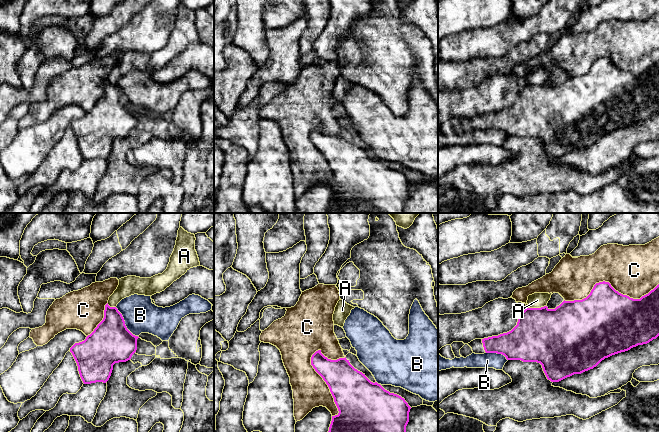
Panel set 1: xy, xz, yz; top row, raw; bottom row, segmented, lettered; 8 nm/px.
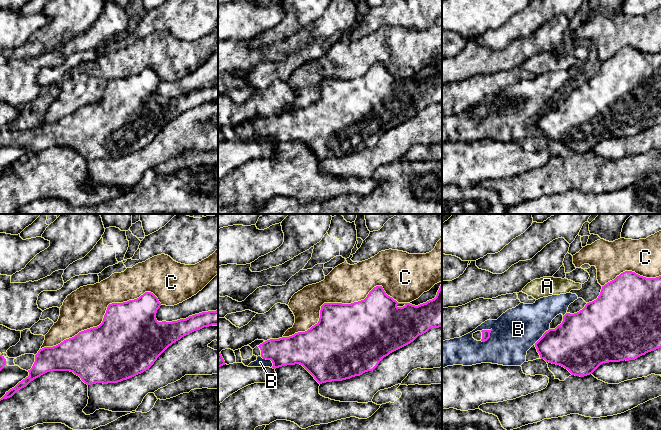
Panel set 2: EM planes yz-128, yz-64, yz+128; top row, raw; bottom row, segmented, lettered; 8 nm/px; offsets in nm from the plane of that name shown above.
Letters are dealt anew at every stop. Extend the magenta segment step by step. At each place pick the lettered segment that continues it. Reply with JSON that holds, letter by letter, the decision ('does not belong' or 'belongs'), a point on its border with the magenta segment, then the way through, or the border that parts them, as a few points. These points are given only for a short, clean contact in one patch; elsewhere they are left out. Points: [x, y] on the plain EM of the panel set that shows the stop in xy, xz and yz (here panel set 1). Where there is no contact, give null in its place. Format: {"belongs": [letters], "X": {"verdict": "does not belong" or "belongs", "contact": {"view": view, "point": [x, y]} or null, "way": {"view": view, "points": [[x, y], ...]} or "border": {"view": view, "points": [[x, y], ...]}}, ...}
{"belongs": [], "A": {"verdict": "does not belong", "contact": {"view": "yz", "point": [536, 84]}, "border": {"view": "yz", "points": [[545, 81], [528, 84]]}}, "B": {"verdict": "does not belong", "contact": {"view": "xy", "point": [124, 99]}}, "C": {"verdict": "does not belong", "contact": {"view": "xz", "point": [326, 159]}}}

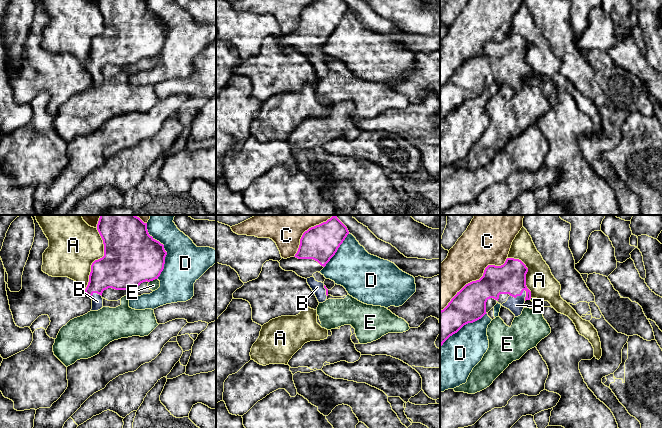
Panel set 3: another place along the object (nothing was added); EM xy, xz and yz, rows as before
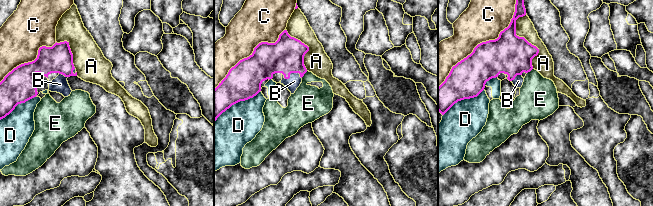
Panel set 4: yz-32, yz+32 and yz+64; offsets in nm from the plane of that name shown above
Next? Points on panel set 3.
{"belongs": ["B"], "A": {"verdict": "does not belong", "contact": {"view": "xy", "point": [98, 35]}}, "B": {"verdict": "belongs", "contact": {"view": "yz", "point": [518, 71]}}, "C": {"verdict": "does not belong", "contact": {"view": "yz", "point": [476, 56]}}, "D": {"verdict": "does not belong", "contact": {"view": "xy", "point": [164, 26]}}, "E": {"verdict": "does not belong", "contact": {"view": "xy", "point": [153, 55]}}}

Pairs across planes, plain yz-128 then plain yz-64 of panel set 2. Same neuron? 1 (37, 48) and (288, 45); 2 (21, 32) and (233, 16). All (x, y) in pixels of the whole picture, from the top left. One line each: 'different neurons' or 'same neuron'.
1: different neurons
2: same neuron

